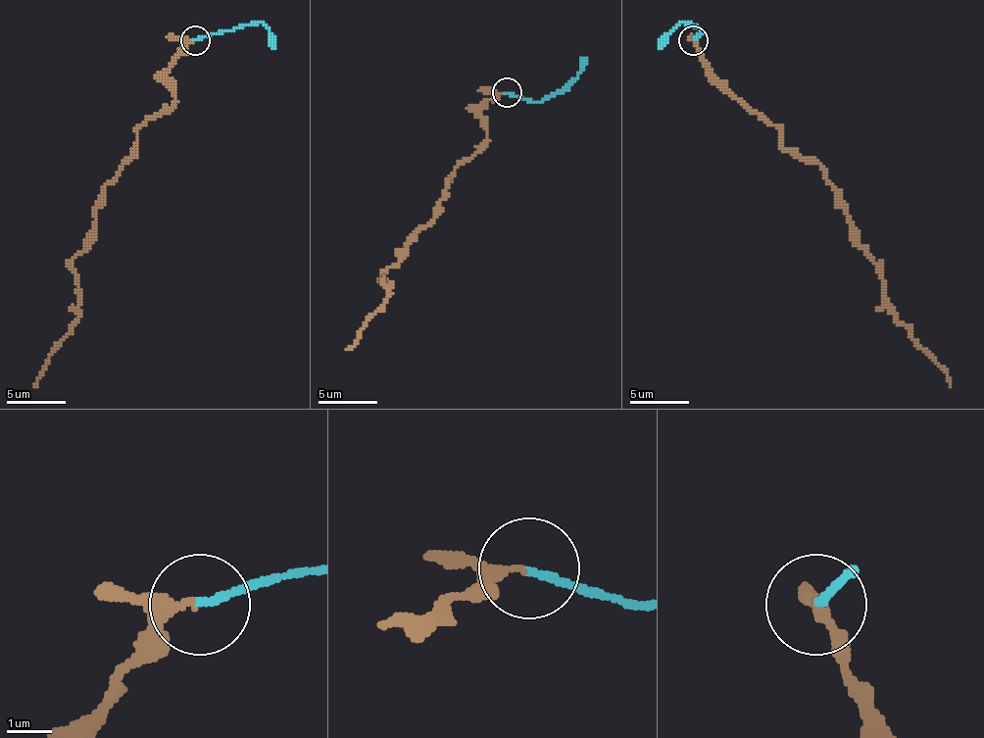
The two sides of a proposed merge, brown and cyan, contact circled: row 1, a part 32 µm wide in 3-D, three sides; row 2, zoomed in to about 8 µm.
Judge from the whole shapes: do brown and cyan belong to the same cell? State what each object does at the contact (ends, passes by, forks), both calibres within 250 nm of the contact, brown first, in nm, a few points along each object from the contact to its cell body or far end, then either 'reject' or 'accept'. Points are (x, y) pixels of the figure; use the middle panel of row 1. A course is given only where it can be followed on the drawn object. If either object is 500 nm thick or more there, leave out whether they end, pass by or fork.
brown passes by | cyan ends | 180/180 nm | brown via (505, 93), (493, 96), (478, 114), (487, 140), (449, 178), (440, 214), (384, 272), (390, 296), (346, 349) | cyan via (508, 93), (534, 102), (561, 93), (587, 58) | accept

